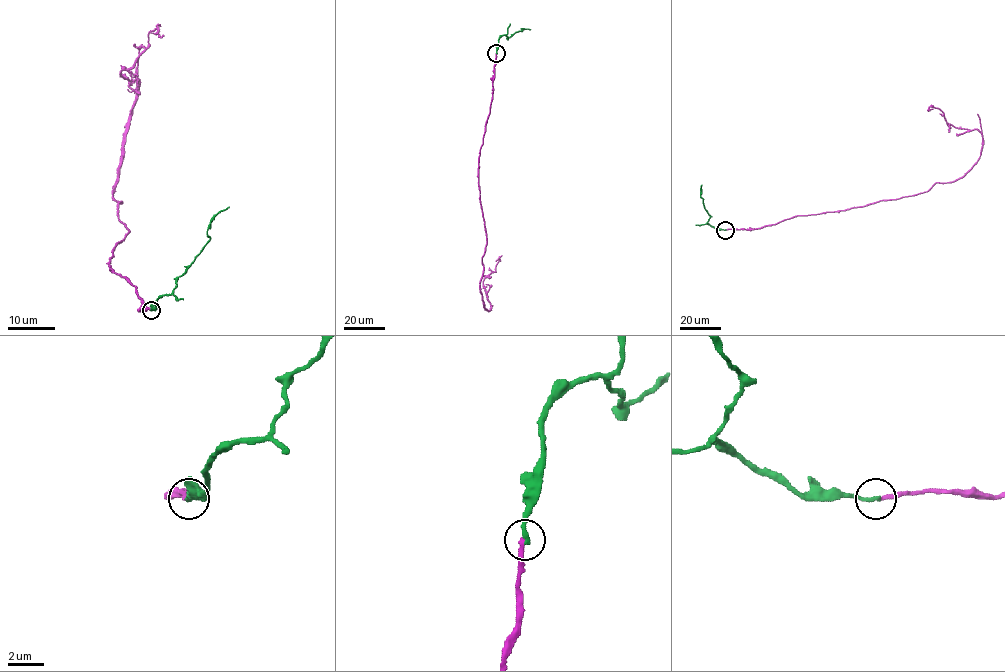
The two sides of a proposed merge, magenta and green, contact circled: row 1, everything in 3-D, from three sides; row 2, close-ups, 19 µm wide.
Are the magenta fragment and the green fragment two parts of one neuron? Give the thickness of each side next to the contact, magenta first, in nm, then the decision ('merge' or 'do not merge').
240 nm thick on the magenta side, 240 nm on the other; do not merge

